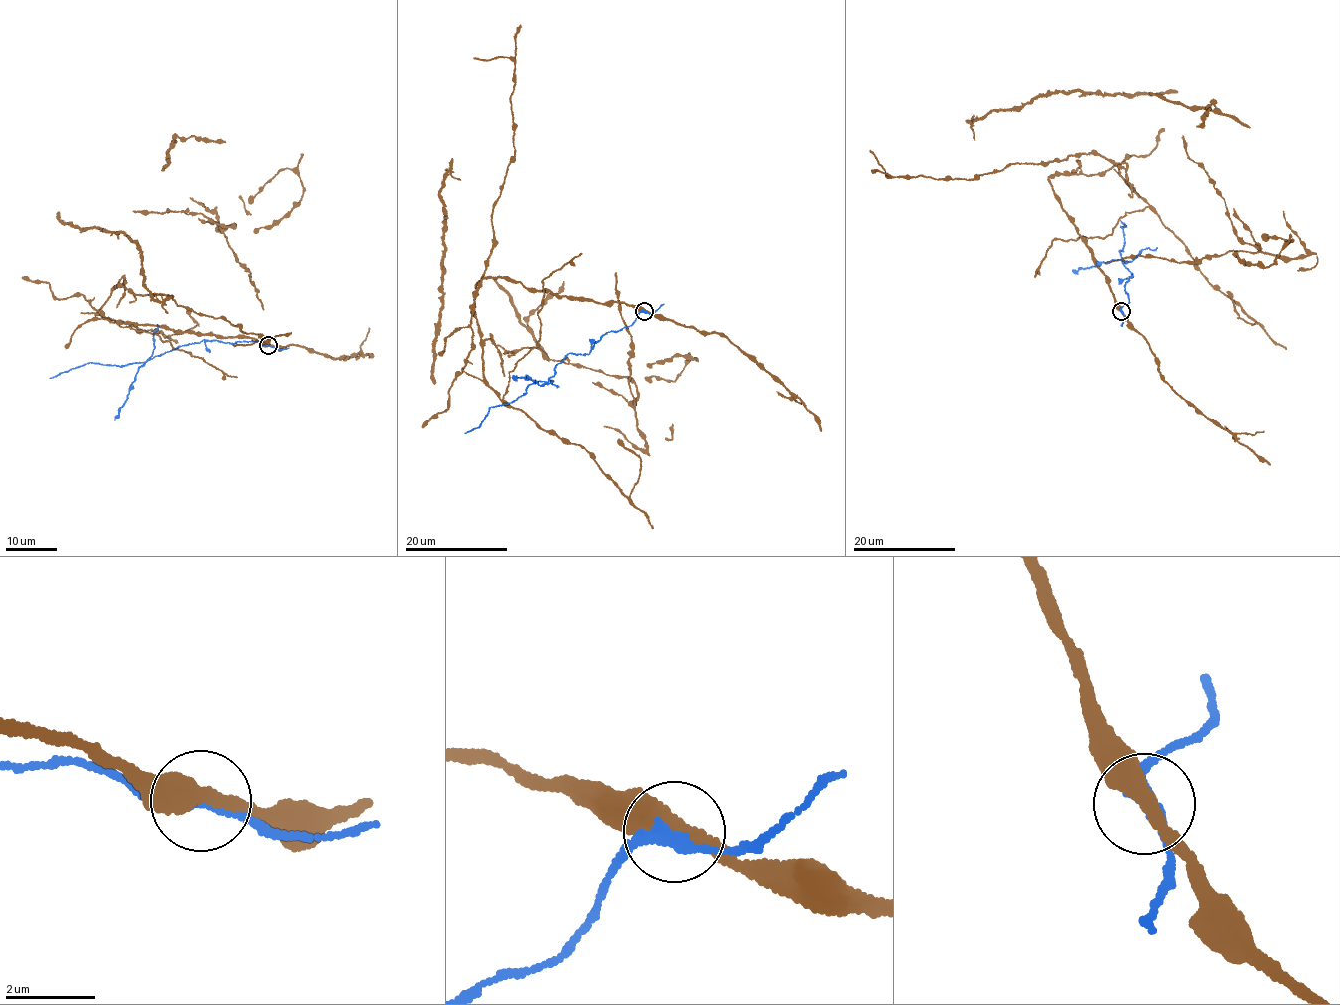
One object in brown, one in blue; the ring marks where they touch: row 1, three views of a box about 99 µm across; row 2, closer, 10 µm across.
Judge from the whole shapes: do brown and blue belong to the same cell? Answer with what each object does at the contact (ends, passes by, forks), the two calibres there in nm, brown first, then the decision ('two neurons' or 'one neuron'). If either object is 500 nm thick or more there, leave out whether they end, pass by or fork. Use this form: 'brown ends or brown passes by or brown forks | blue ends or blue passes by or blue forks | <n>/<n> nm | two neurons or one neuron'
brown passes by | blue passes by | 420/240 nm | two neurons

